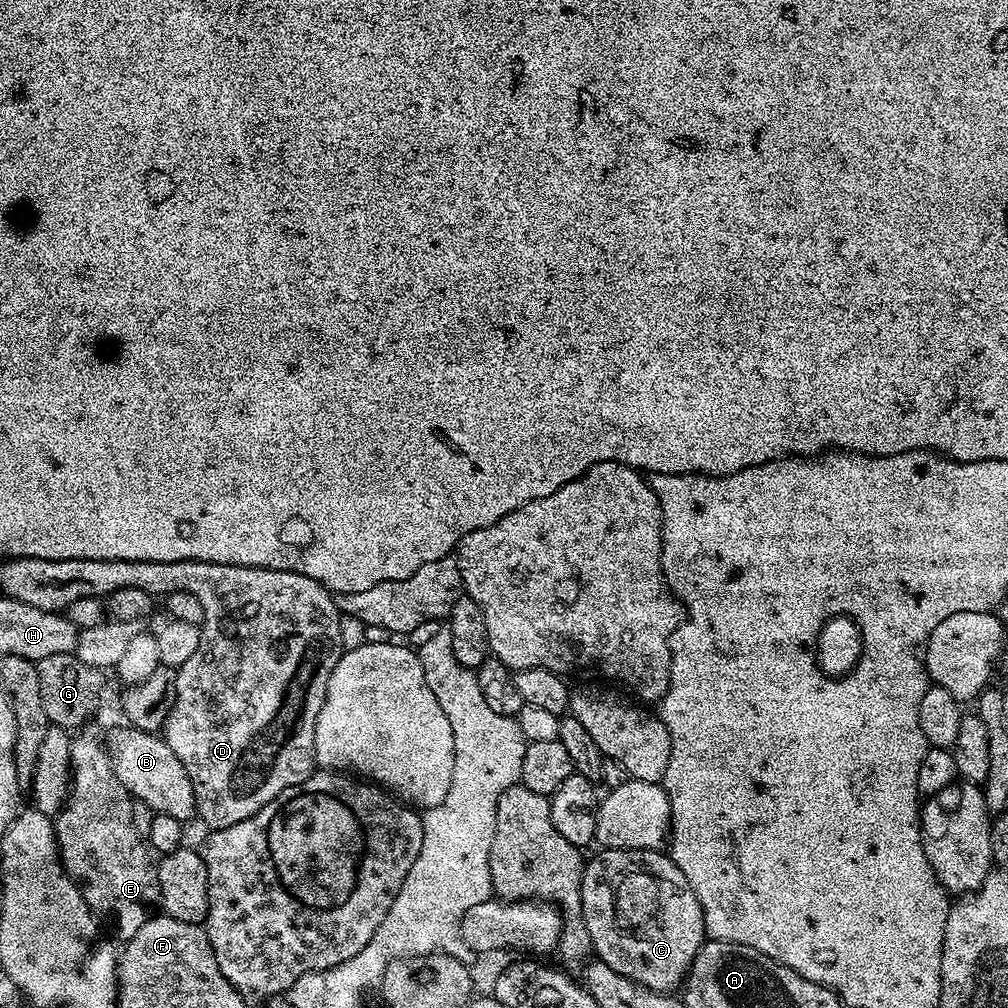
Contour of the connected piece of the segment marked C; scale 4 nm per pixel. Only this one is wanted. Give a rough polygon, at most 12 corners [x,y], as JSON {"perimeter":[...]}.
{"perimeter":[[606,848],[580,915],[620,976],[675,993],[706,939],[663,851]]}

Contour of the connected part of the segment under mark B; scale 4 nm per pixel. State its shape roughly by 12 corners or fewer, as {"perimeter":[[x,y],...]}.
{"perimeter":[[125,726],[106,736],[133,800],[188,822],[186,766],[163,735]]}

